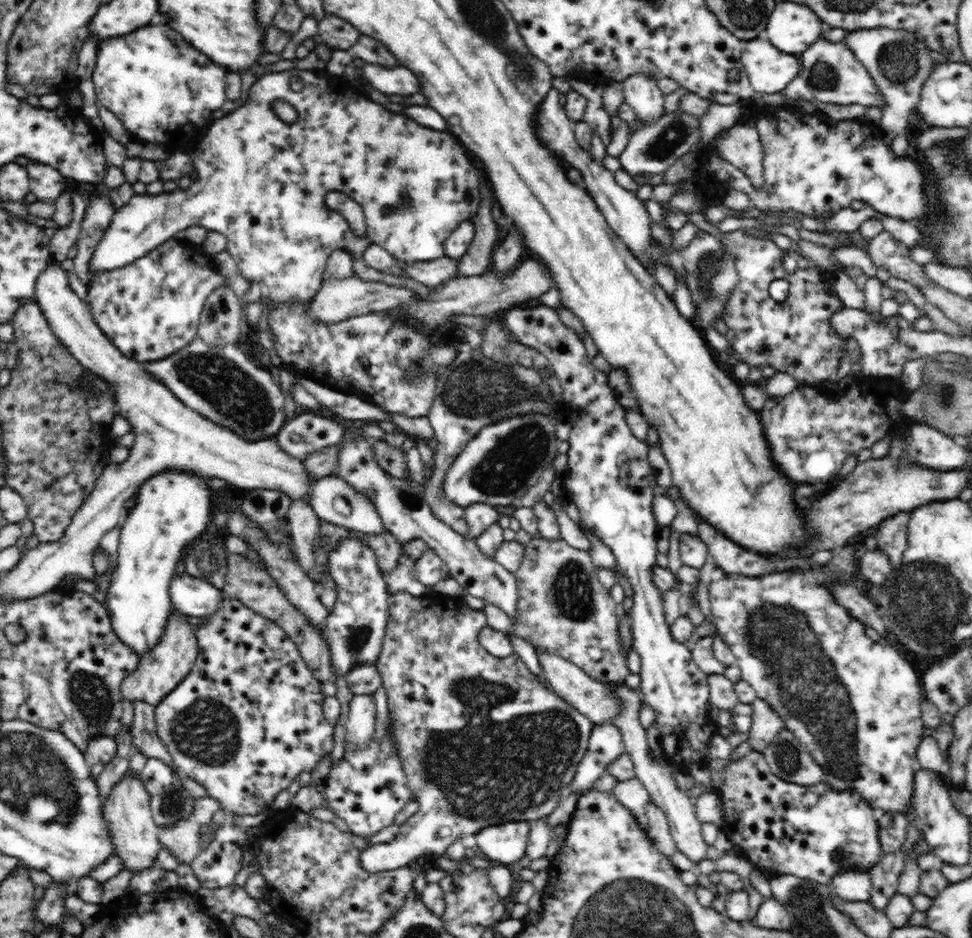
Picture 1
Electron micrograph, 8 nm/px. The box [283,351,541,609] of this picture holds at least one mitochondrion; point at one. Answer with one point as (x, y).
(479, 388)

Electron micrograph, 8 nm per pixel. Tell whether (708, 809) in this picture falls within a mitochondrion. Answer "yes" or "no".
no

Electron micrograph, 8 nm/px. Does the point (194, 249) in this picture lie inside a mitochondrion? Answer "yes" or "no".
no

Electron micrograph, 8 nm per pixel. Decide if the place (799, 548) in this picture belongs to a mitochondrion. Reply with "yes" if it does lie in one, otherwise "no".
no

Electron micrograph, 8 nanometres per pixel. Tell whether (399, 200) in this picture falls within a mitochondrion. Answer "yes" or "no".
yes

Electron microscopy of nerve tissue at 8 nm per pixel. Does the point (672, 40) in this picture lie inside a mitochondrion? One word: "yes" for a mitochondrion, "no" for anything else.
no

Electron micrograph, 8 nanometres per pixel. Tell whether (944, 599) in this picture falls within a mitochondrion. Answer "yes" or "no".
yes

